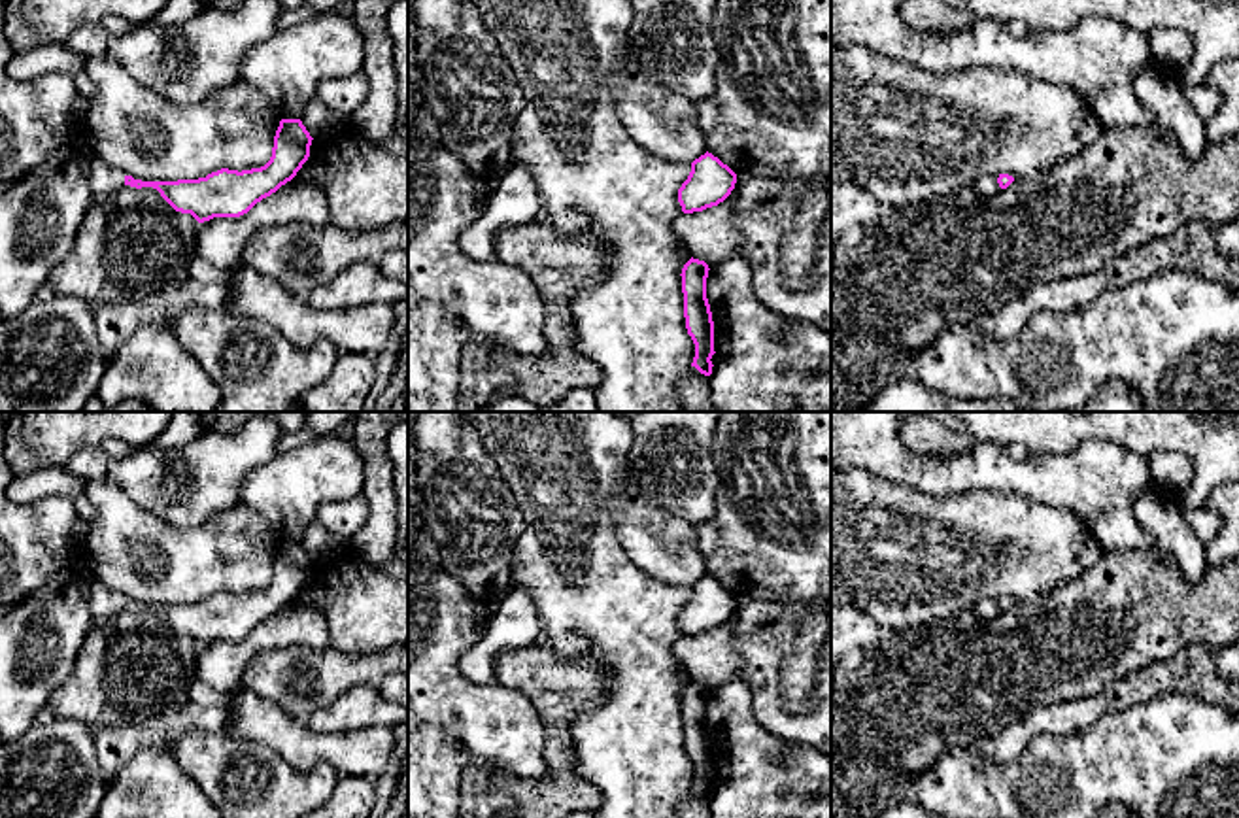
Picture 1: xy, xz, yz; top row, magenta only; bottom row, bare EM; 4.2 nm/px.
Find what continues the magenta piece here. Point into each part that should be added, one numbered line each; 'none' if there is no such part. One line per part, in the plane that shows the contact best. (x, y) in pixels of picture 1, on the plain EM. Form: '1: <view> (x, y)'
1: yz (986, 609)

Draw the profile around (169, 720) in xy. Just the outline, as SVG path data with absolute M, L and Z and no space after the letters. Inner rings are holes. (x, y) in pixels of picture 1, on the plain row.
M187 703L178 712L164 712L147 724L123 724L102 727L94 735L94 750L104 773L110 780L132 756L140 750L159 744L172 750L187 731L225 733L229 725L229 705L196 707Z

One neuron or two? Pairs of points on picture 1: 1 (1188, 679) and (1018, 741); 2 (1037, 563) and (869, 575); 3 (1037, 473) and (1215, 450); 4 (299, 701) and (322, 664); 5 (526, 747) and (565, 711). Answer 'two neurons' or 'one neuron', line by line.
1: one neuron
2: one neuron
3: two neurons
4: one neuron
5: two neurons

